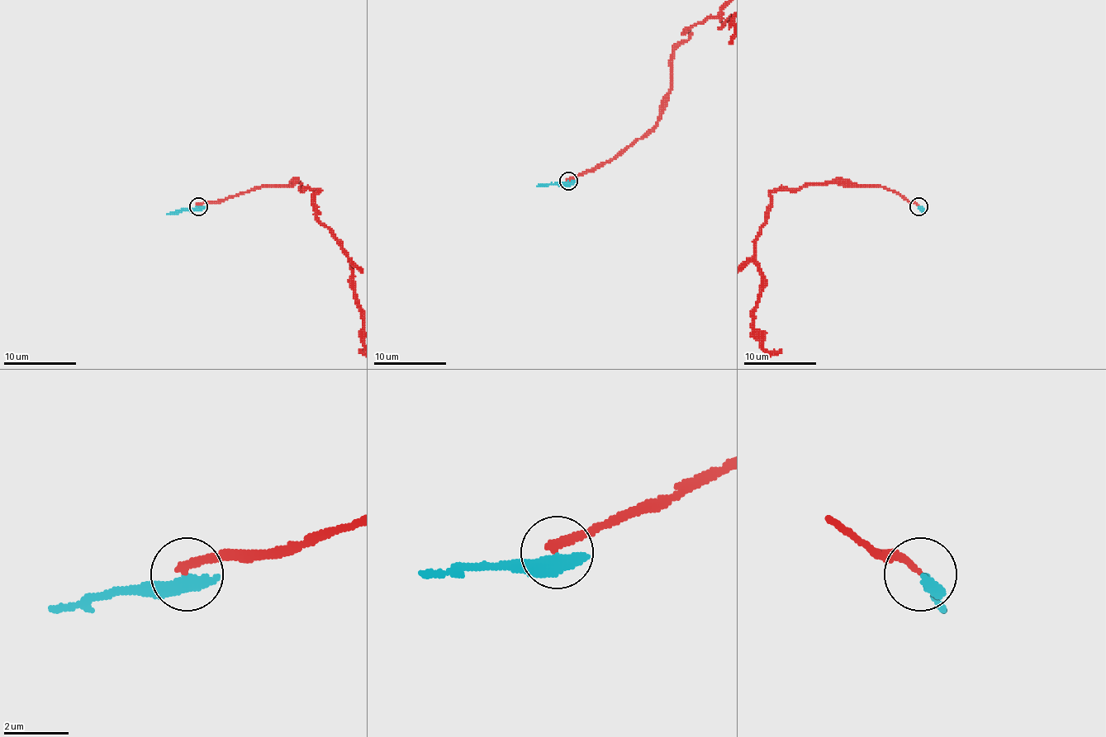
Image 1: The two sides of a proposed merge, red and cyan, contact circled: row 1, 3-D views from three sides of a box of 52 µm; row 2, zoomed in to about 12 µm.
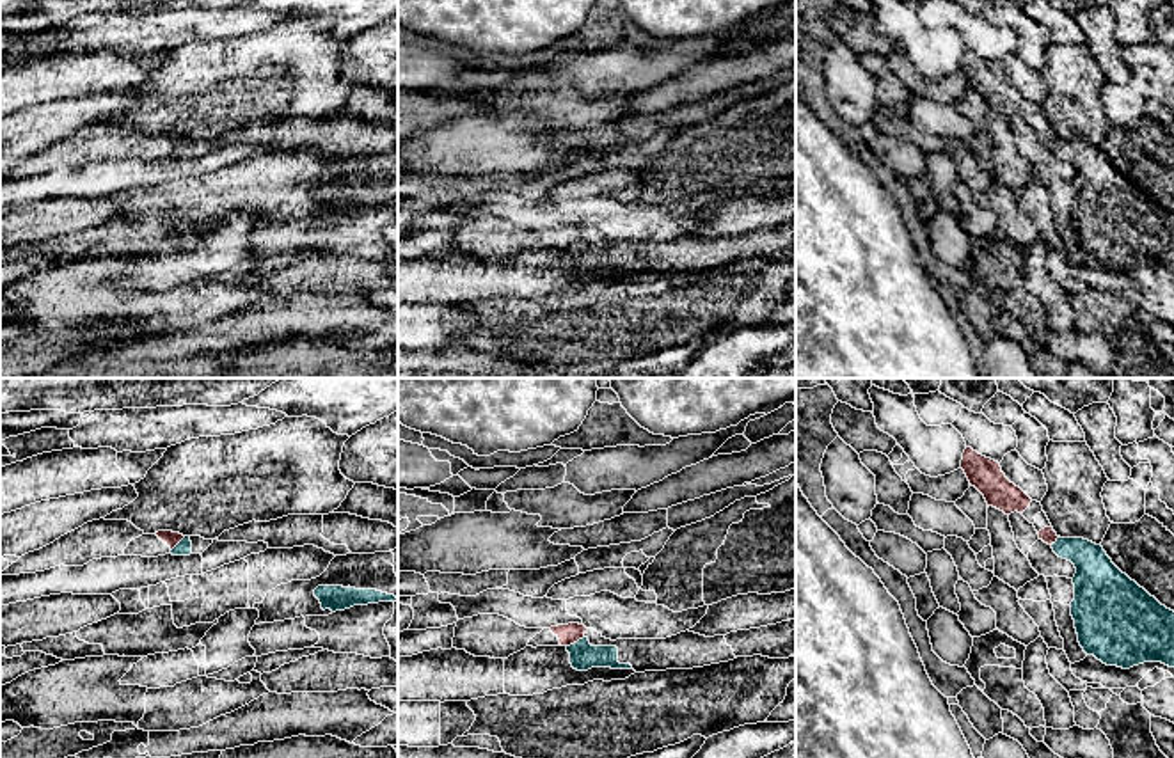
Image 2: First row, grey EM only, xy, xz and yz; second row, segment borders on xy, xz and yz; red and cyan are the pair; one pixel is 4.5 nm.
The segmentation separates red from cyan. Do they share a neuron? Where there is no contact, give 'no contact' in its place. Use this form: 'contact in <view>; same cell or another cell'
contact in xz; another cell

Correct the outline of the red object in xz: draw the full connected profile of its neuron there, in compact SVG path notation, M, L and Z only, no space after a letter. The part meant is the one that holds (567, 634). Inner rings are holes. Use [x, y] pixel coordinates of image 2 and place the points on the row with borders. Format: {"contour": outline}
{"contour": "M478 614L456 621L453 648L474 657L508 659L526 646L570 646L588 628L579 623L526 628L499 614Z"}

